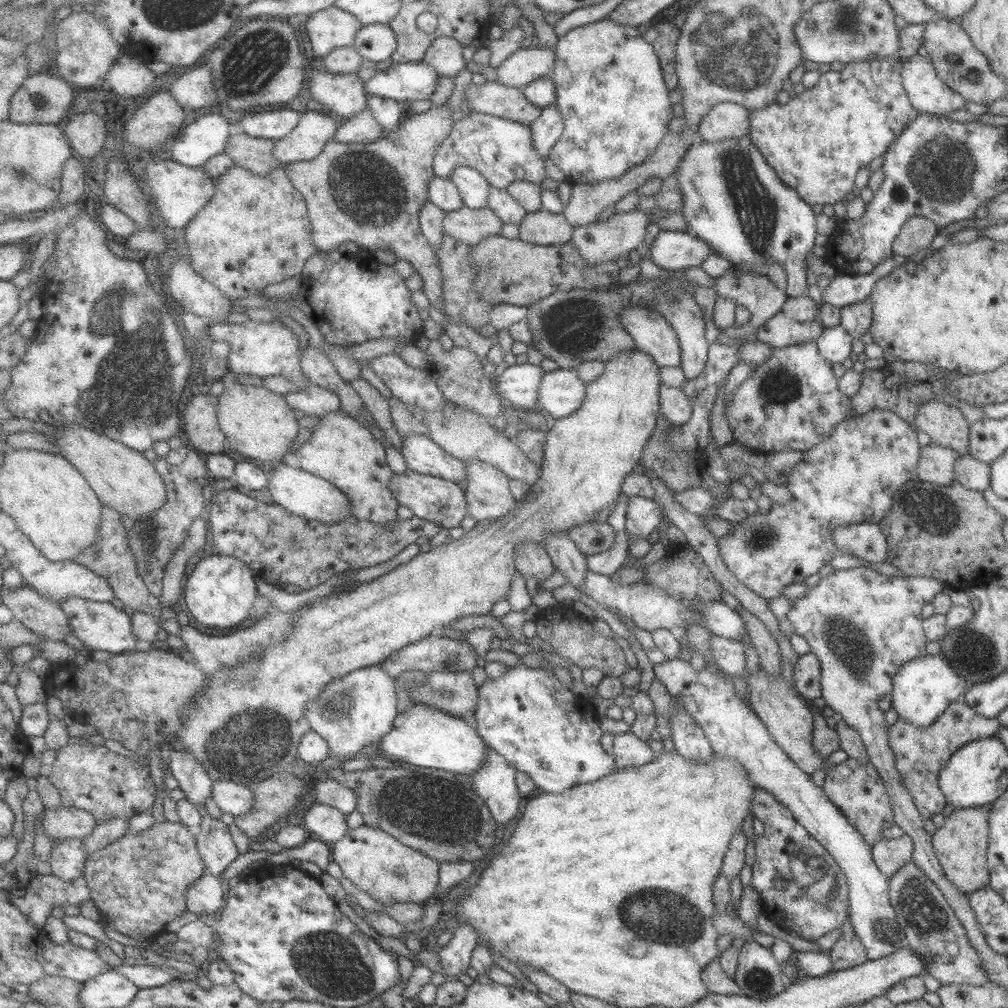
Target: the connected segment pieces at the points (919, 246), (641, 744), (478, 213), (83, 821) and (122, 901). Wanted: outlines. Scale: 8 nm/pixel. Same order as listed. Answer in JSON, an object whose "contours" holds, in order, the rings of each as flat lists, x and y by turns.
{"contours":[[[912,216,902,225,899,235,894,240,893,253,909,258,928,249,937,234,939,227,935,222,923,216]],[[631,732,614,735,612,744,615,765,620,767,646,765,654,761,657,754,650,749,648,742,637,738]],[[465,205,460,210,446,213,444,233,451,234,460,242,476,246,486,238,502,235,505,223,493,208,476,210]],[[62,805,47,807,45,810,43,828,48,836,53,836,56,841,64,838,85,839,94,833,99,825,96,815,86,809]],[[166,820,144,832,129,832,118,842,95,852,89,858,86,878,93,890,92,899,111,928,138,941,154,941,157,936,166,932,168,924,189,911,188,889,208,872,207,862,199,849,196,830,184,822,180,824]]]}

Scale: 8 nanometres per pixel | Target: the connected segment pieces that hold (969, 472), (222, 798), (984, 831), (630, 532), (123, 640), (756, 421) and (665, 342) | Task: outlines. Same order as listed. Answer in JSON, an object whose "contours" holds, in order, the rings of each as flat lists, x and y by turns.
{"contours":[[[962,455,954,465,955,480,970,490,983,492,990,488,991,468,989,464,972,456]],[[233,780,215,781,213,799,223,812,234,817,252,813,257,805,256,793,251,784]],[[991,805,967,809,954,809,945,819,945,824,931,835,932,844,946,878,962,892,968,894,989,884,987,867,988,813]],[[630,496,625,533,629,544,637,538,647,539,661,524,660,503,656,499]],[[70,597,61,604,70,616,74,632,89,650,108,651,113,654,126,654,138,646,133,616,116,608,112,602,99,602,86,598]],[[816,341,793,344,773,349,773,353,763,365,755,366,747,378,726,404,725,414,729,421,733,438,758,452,774,453,789,450,810,450,833,433,834,427,854,415,851,398,839,390,839,378,834,374,833,365,820,353]],[[628,306,621,313,623,326,635,340,635,348,650,354,662,369,681,363,681,346,677,332,656,310]]]}

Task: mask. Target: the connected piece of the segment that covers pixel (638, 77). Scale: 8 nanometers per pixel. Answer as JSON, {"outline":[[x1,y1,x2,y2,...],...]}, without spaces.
{"outline":[[602,19,572,29,566,36,559,38,556,48,557,69,553,77,559,90,557,105,564,114,567,126,550,158,577,184,623,177,628,170,642,165,655,153,662,145,662,140,670,134,667,123,675,118,671,90,666,84,655,47,640,34,636,26]]}

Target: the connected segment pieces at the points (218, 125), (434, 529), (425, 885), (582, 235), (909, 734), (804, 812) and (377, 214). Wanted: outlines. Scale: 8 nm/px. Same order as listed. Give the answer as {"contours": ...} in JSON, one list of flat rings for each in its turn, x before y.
{"contours":[[[222,114,202,116,177,135,173,159,188,166,207,166,212,158,226,153,237,129]],[[224,490,220,496,216,496,210,512,210,522,212,522,212,542,215,542,218,547,219,554,242,558,256,570,256,574,260,574,260,577,270,584,277,585,279,589,293,594,309,591,324,582,330,582,340,573,354,569,362,570,362,568,388,562,394,556,398,556,402,550,406,550,410,544,418,542,422,536,432,538,440,534,442,529,437,522,416,515,411,519,400,519,391,529,371,520,358,519,356,516,338,524,324,524,324,522,294,514,276,502,268,504,248,494,242,494,238,490]],[[364,825,359,829,351,830,344,840,335,844,333,860,339,864,346,878,369,893,375,900,382,902,384,906,397,902,426,904,426,900,438,892,438,886,441,883,443,863,432,858,431,855,424,854,423,851,416,850,415,847,408,846,407,843,396,838,394,834,379,827]],[[640,208,633,211,614,213,606,221,596,221,586,226,578,226,572,244,578,246,588,264,604,264,616,261,621,256,628,256,630,251,645,246,645,235,651,223,648,212]],[[963,699,951,703,932,726,918,728,912,726,910,722,904,722,905,718,902,717,897,721,894,722,894,726,888,727,888,745,894,753,895,767,902,784,912,795,914,804,924,820,944,812,948,804,939,785,939,774,949,758,968,742,992,737,996,731,1000,731,1001,726,997,717,980,716]],[[664,660,654,664,655,679,664,683,670,695,678,697,685,709,696,719,696,724,704,730,706,739,710,742,713,752,722,758,734,759,742,765,749,774,751,781,760,789,768,791,782,805,787,806,794,818,831,854,837,862,842,874,849,882,849,921,855,933,864,945,868,960,887,958,891,954,906,947,903,928,898,922,896,911,889,899,889,878,878,870,873,859,871,846,864,837,848,822,846,815,826,796,823,787,814,785,811,775,805,773,789,756,778,746,770,736,768,728,761,722,754,709,737,693,732,679,720,676,714,668,704,668,696,672,689,660]],[[448,102,433,107,422,115,415,114,405,119,402,128,388,138,382,138,374,143,344,144,333,139,324,153,316,160,286,163,287,174,309,202,312,217,314,238,322,252,332,252,339,249,348,240,355,242,362,250,370,252,388,250,399,259,405,259,414,264,424,279,423,291,428,296,430,304,443,310,445,305,443,275,440,259,430,240,424,236,420,224,420,212,424,204,431,200,431,182,437,177,435,159,440,154,444,142,452,135,456,127,454,111]]]}

